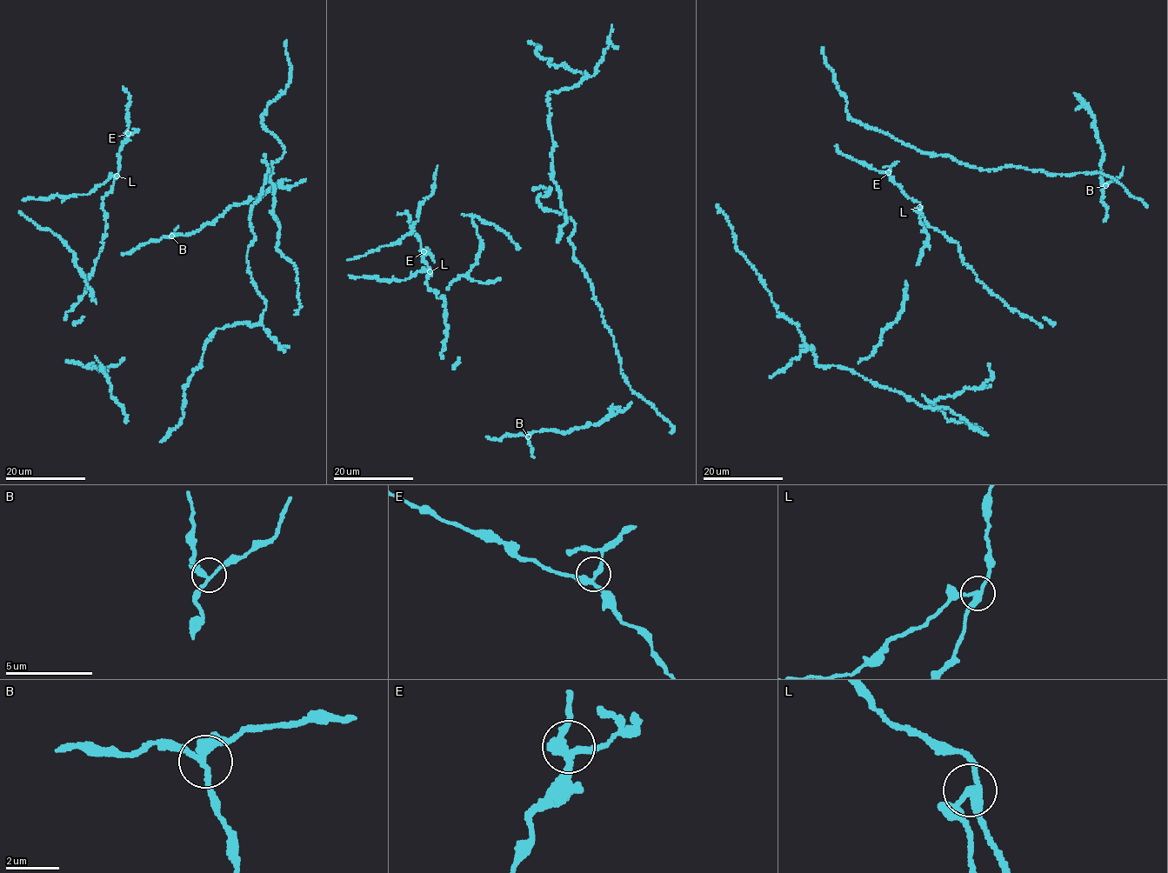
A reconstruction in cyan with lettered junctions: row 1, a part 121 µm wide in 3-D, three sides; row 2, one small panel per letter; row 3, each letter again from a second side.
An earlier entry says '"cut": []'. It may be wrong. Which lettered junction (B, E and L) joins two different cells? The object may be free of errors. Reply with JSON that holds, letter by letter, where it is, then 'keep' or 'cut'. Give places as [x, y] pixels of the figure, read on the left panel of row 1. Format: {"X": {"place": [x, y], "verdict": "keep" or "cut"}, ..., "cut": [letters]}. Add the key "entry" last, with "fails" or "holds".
{"B": {"place": [171, 236], "verdict": "keep"}, "E": {"place": [128, 133], "verdict": "keep"}, "L": {"place": [116, 176], "verdict": "cut"}, "cut": ["L"], "entry": "fails"}

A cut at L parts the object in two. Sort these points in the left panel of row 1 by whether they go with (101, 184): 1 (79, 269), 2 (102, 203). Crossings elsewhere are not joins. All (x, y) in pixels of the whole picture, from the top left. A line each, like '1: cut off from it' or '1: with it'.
1: with it
2: cut off from it

